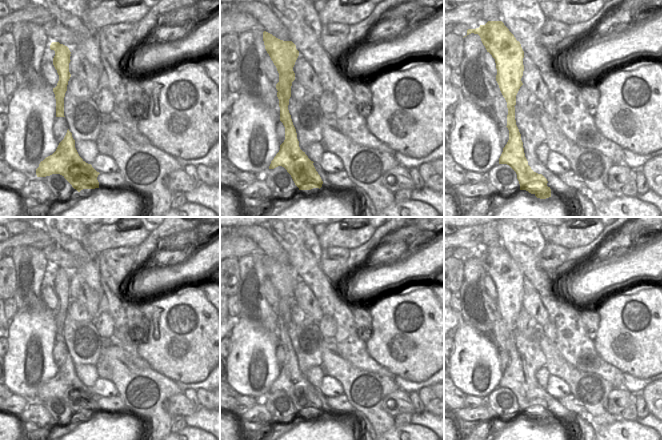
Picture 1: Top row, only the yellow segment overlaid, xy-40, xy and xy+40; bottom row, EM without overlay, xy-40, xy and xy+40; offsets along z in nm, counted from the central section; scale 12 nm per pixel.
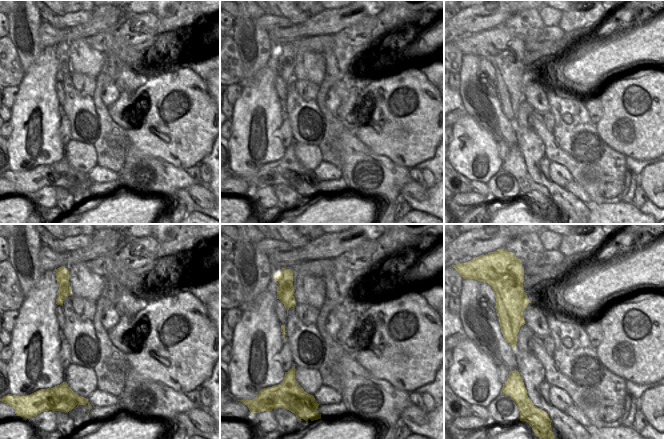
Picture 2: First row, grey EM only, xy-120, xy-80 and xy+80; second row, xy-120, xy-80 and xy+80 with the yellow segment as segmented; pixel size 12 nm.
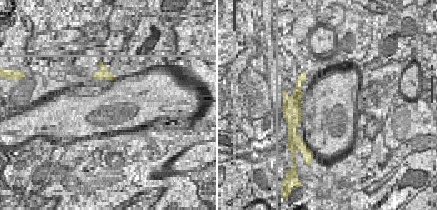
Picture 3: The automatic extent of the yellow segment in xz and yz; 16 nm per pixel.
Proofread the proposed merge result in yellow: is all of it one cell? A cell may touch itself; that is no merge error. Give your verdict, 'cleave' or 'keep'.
cleave

